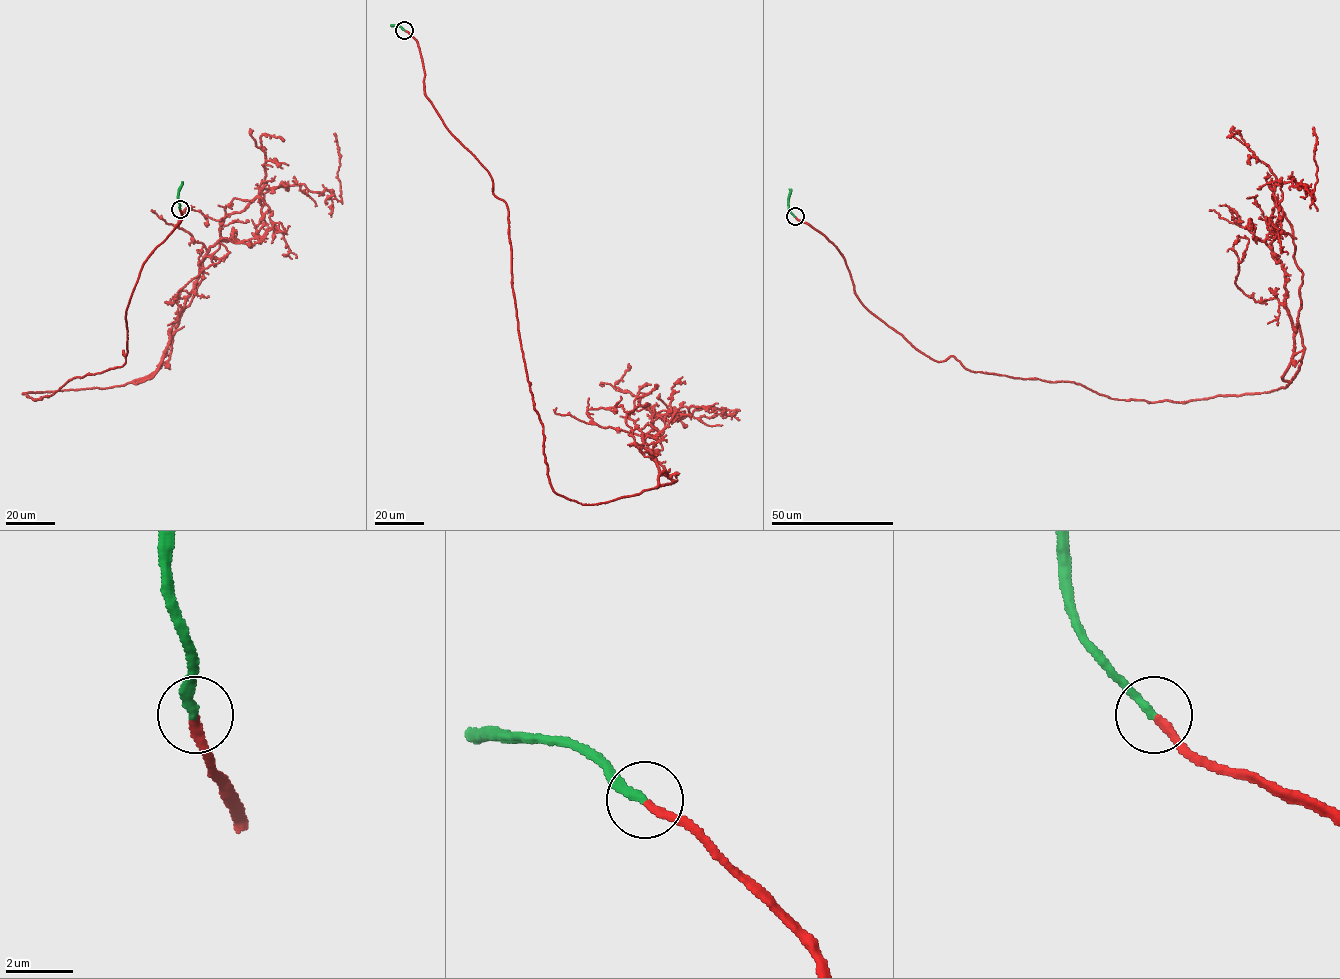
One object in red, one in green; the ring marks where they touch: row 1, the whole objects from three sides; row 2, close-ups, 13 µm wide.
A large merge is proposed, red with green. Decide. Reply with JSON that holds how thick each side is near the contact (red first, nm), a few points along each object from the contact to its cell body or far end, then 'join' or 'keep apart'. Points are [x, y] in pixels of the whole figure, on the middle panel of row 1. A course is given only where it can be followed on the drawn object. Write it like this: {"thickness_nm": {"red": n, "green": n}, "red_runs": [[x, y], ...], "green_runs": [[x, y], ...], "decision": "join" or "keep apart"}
{"thickness_nm": {"red": 280, "green": 280}, "red_runs": [[404, 30], [507, 207], [552, 489], [592, 505], [669, 484], [652, 417], [737, 409], [700, 416]], "green_runs": [[404, 30], [391, 24]], "decision": "join"}

